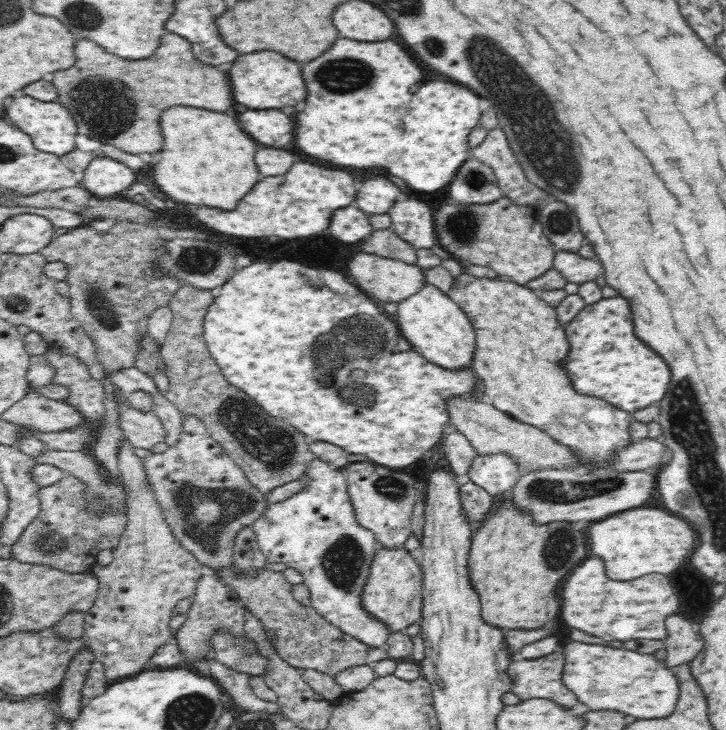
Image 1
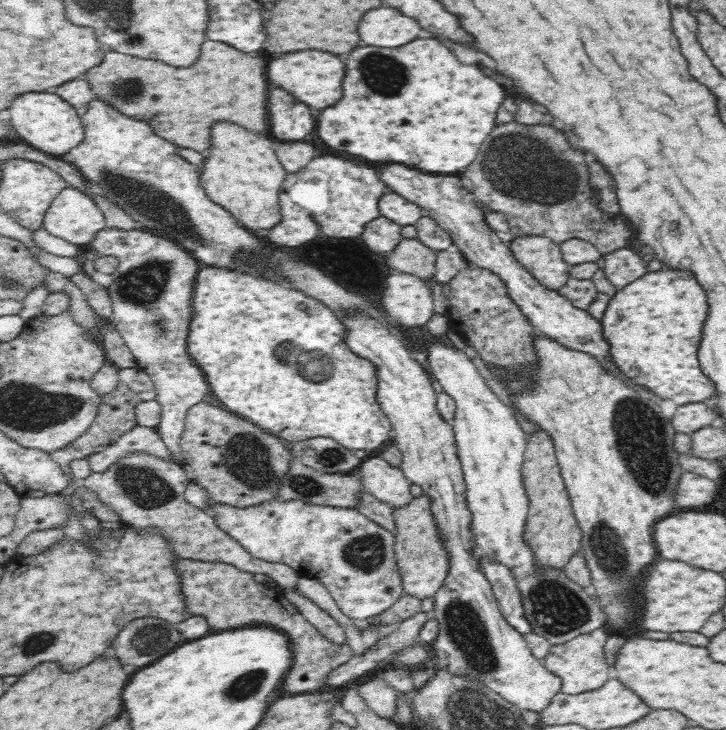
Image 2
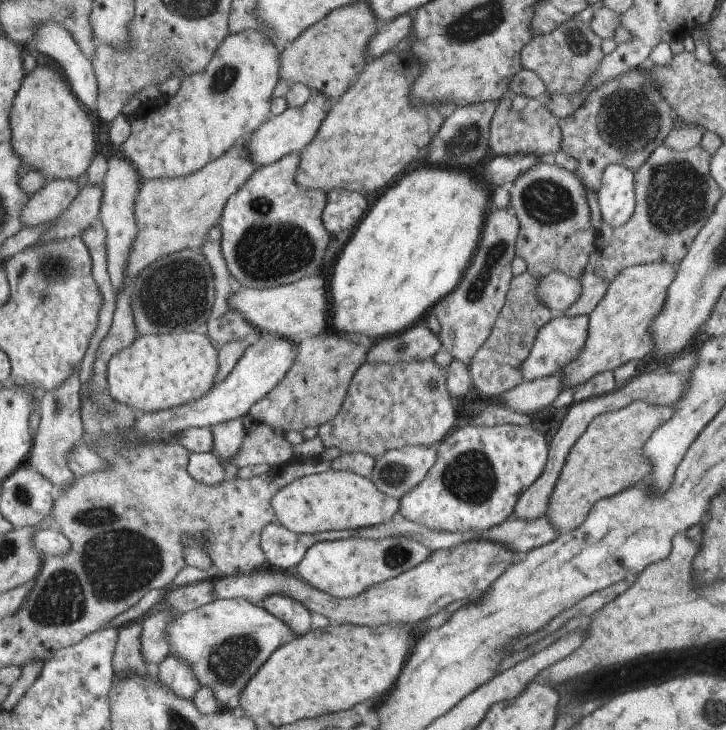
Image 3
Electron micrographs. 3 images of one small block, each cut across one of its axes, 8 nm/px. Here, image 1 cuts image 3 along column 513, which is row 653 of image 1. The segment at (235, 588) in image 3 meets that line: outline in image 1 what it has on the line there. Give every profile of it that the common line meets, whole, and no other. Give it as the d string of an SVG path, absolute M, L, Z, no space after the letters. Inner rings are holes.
M556 652L536 660L512 660L508 668L508 676L512 678L512 694L520 696L520 700L546 698L554 700L564 708L574 708L578 704L578 696L564 684L564 666L566 654Z

